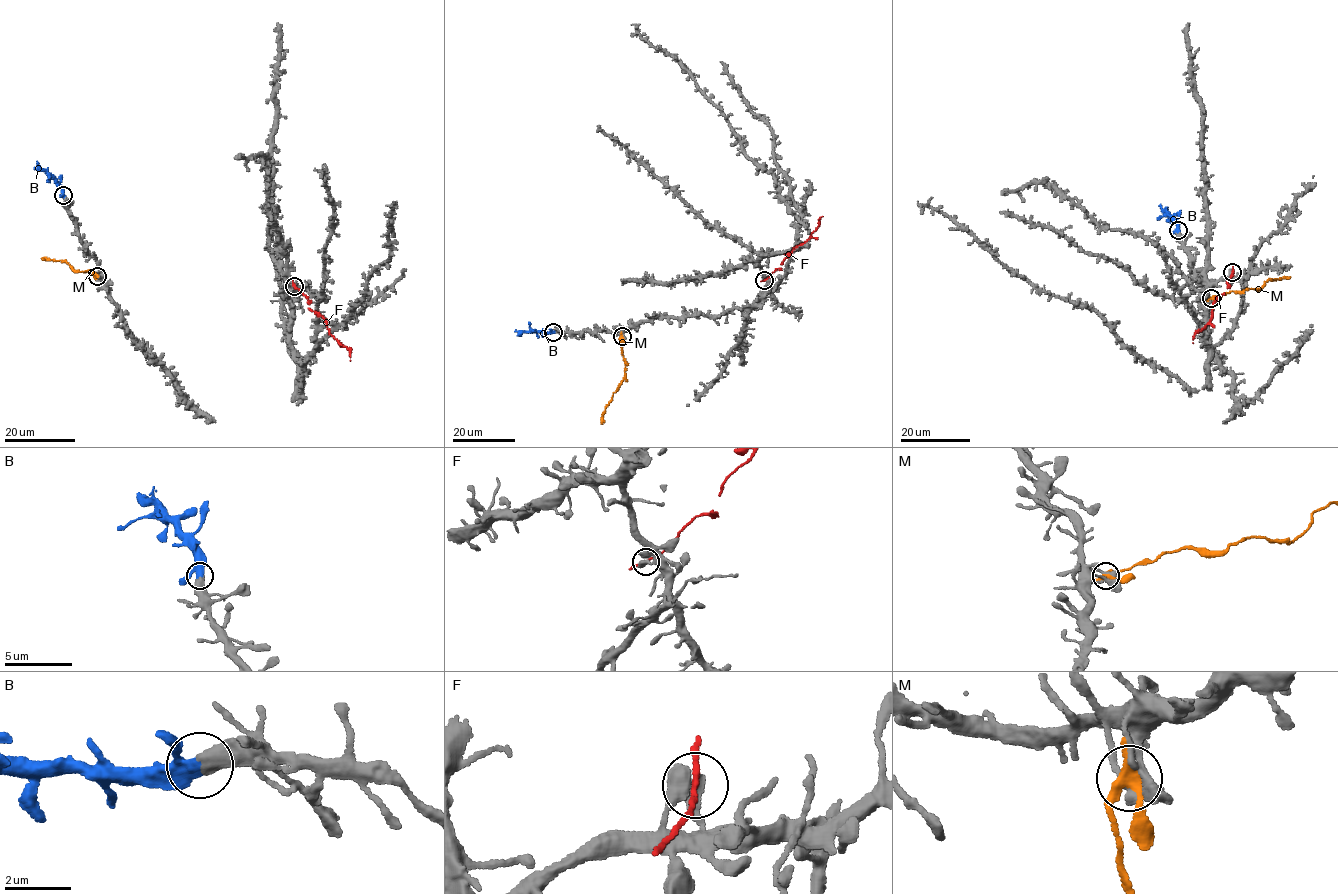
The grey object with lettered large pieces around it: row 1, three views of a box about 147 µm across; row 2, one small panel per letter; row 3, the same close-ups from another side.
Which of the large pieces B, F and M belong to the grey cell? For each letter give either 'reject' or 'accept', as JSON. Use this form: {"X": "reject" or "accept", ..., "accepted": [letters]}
{"B": "accept", "F": "reject", "M": "reject", "accepted": ["B"]}

